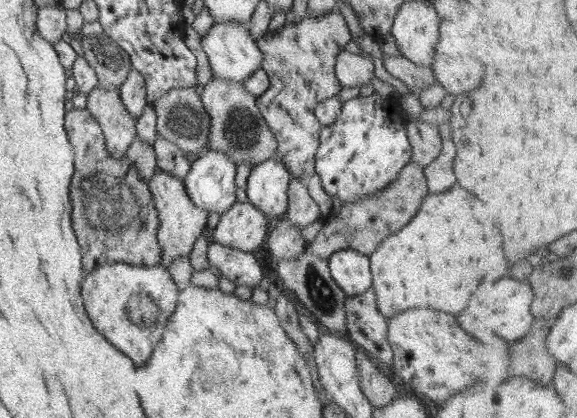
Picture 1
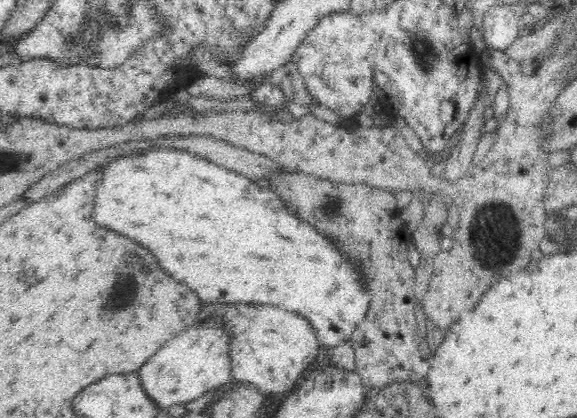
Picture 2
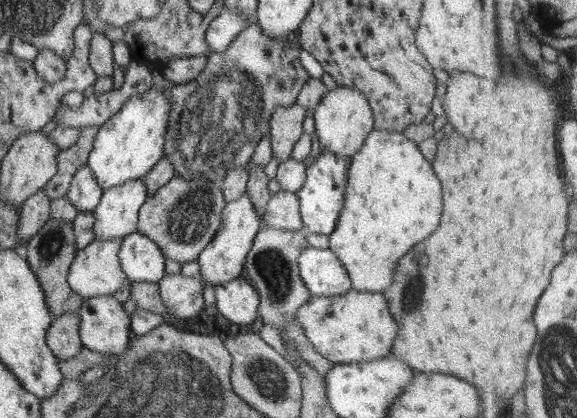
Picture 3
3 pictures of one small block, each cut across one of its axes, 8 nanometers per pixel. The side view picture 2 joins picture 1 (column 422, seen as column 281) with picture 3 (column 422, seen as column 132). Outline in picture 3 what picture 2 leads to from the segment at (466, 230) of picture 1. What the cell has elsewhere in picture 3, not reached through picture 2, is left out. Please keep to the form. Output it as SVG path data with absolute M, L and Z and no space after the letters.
M376 130L351 157L346 183L345 203L336 228L329 234L329 250L334 252L348 271L352 288L359 291L382 293L392 284L396 262L418 242L436 230L442 215L442 187L432 170L432 163L420 152L418 144L403 133Z

